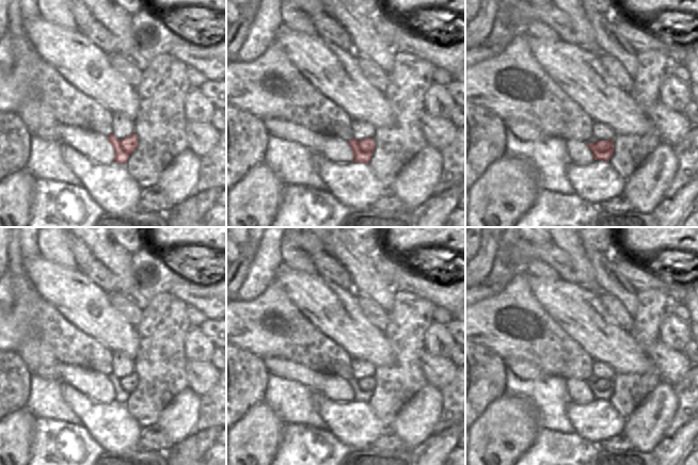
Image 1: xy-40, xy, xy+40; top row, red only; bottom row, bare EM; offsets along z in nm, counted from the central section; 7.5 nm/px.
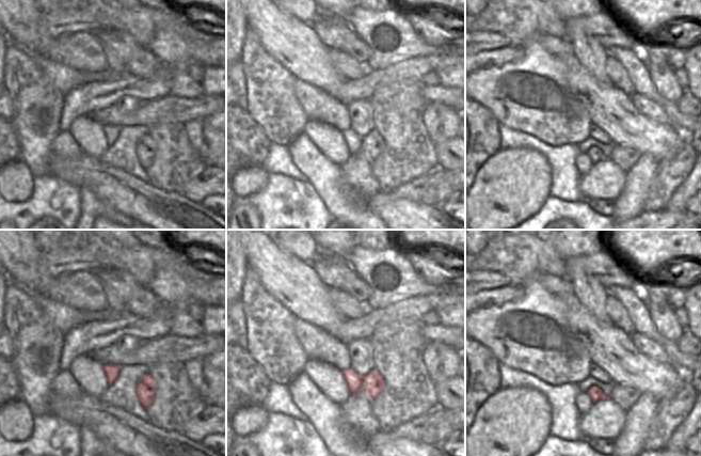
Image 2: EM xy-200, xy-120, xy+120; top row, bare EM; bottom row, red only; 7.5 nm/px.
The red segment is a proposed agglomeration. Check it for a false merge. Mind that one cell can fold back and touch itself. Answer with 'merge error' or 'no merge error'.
no merge error

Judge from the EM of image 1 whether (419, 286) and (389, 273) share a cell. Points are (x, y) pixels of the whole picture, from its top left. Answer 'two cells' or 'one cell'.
two cells

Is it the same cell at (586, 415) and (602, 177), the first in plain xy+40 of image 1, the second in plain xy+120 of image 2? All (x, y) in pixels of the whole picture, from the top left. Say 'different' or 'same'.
same

